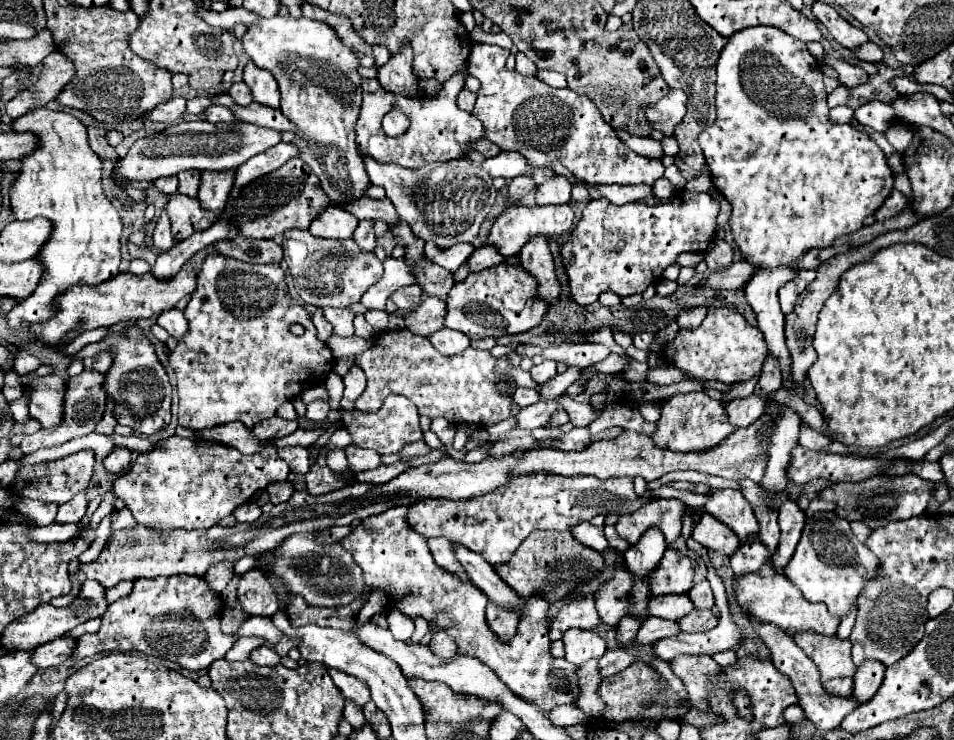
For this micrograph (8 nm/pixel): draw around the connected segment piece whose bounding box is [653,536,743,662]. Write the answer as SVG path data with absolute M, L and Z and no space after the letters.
M693 536L687 538L687 548L689 548L693 554L701 556L701 560L703 560L705 566L707 566L707 572L709 572L707 580L709 580L709 584L711 584L711 588L713 588L715 602L719 604L719 614L721 614L721 618L719 618L719 624L717 624L713 630L709 630L709 632L701 632L701 634L687 634L687 632L681 632L681 634L677 634L677 636L665 638L663 642L655 642L653 646L655 646L655 650L657 650L657 656L663 658L663 660L667 660L667 662L671 662L671 658L675 658L675 656L679 656L679 654L691 654L691 656L693 656L693 654L697 654L697 656L699 656L699 654L707 654L707 656L713 656L713 654L719 654L719 652L737 650L737 648L741 646L741 640L743 640L741 630L739 630L737 624L731 620L731 614L729 614L729 608L727 608L727 594L725 594L723 578L721 578L721 576L717 574L717 570L711 566L707 548L705 548L703 544L699 544L699 542L695 542Z

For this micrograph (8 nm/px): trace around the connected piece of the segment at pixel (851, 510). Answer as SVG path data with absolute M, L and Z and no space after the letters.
M907 472L903 476L891 476L891 474L877 474L873 478L861 480L861 482L839 482L821 492L823 500L831 500L837 504L835 512L841 518L861 520L869 528L881 528L889 522L907 520L913 516L919 516L925 512L927 502L935 496L935 484L929 480L919 478L913 472Z

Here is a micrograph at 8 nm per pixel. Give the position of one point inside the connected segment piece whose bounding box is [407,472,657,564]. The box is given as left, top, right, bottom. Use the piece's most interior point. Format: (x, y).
(493, 525)

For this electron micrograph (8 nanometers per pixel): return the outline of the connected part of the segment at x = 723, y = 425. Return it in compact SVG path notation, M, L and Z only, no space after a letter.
M703 392L673 394L663 402L661 418L657 422L657 434L653 434L653 442L659 448L667 448L675 452L709 450L711 446L717 446L723 438L727 438L733 430L735 428L727 422L727 412L719 400L713 400Z

